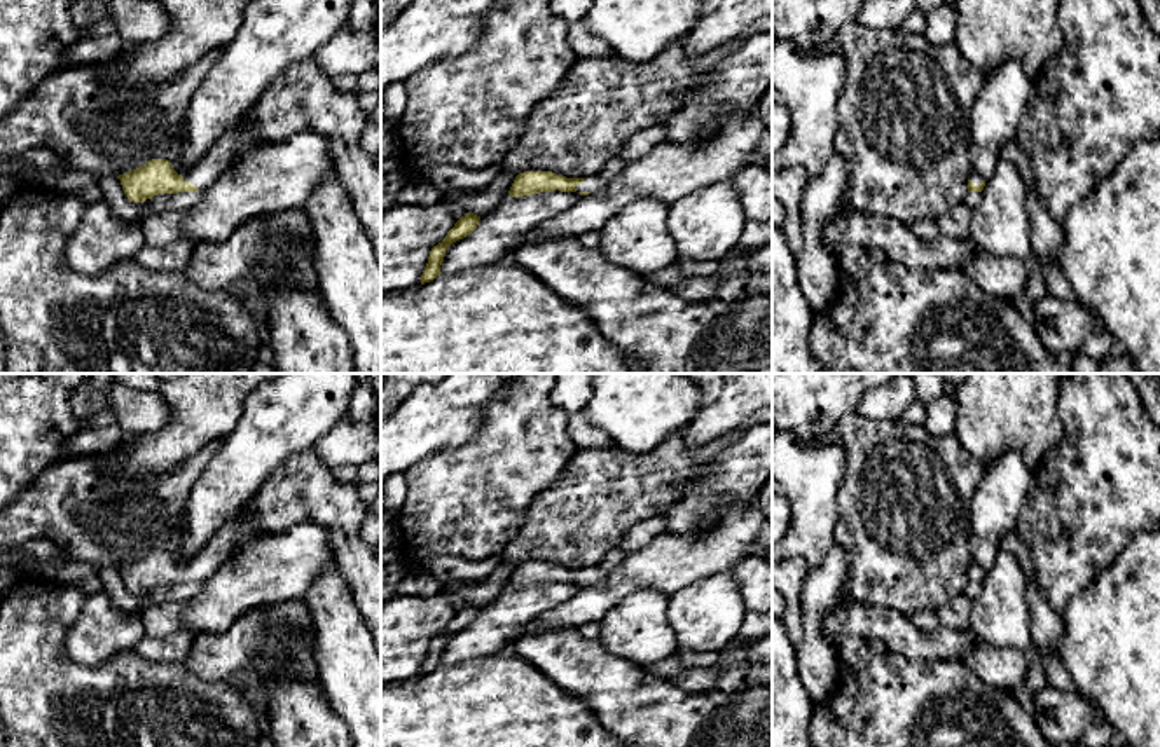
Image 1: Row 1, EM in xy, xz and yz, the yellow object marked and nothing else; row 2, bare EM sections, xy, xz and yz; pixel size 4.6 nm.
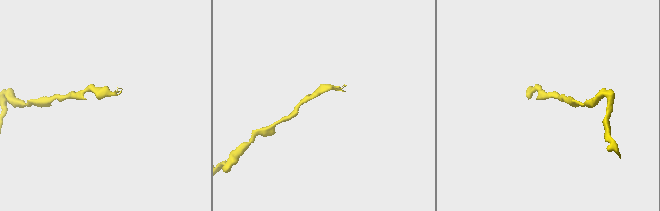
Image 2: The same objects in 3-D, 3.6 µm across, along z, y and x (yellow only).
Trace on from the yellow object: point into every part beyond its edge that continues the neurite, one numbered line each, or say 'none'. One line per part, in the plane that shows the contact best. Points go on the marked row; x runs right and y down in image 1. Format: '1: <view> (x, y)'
1: xz (593, 184)

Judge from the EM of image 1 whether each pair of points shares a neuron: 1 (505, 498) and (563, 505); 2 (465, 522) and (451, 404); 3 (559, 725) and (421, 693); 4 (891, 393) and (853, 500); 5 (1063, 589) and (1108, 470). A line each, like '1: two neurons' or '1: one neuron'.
1: two neurons
2: two neurons
3: one neuron
4: two neurons
5: one neuron

